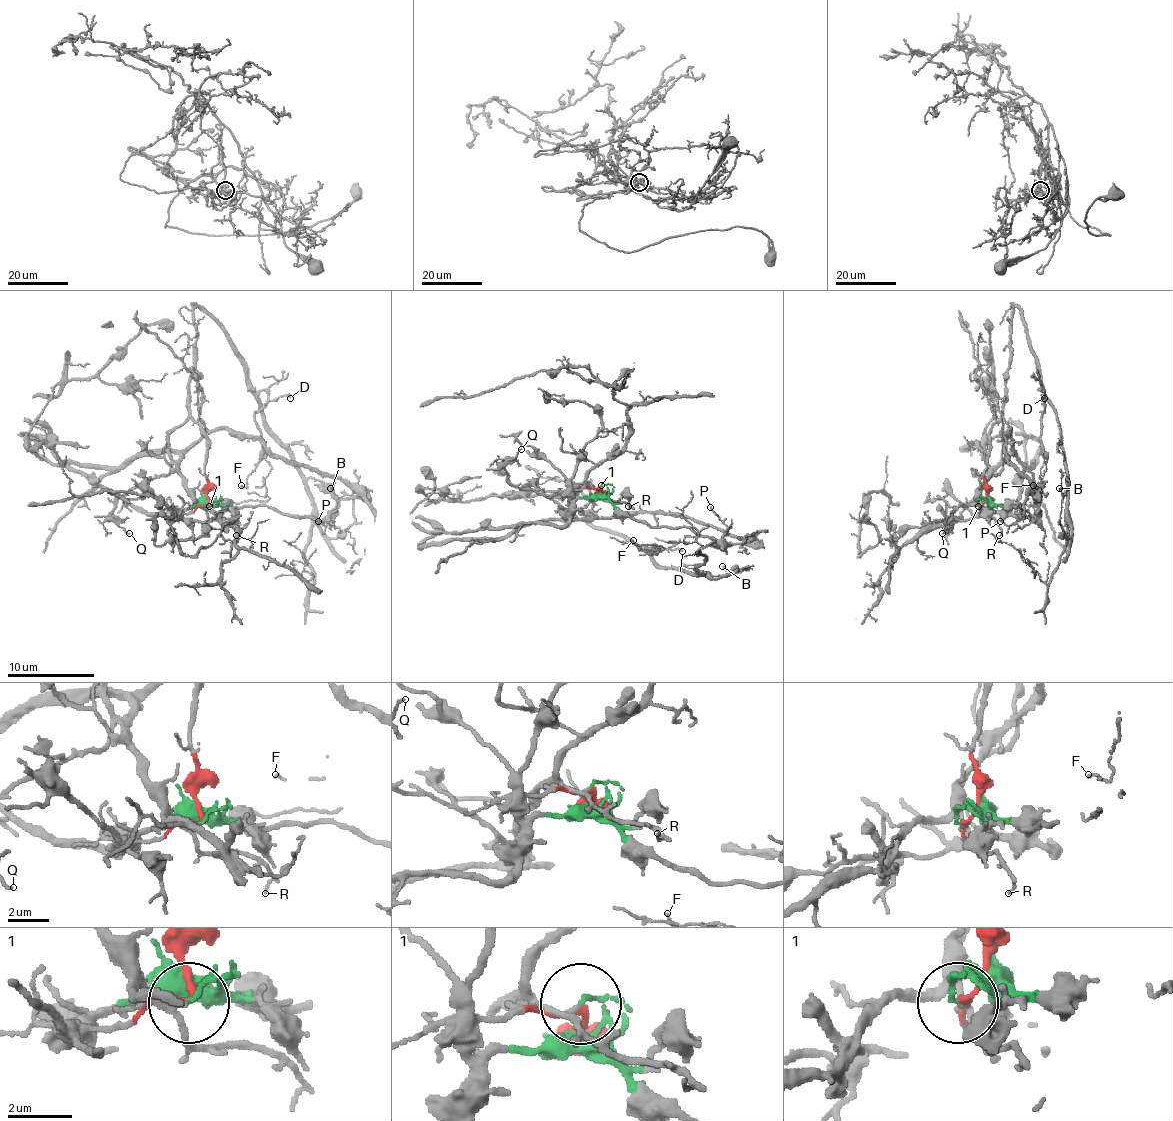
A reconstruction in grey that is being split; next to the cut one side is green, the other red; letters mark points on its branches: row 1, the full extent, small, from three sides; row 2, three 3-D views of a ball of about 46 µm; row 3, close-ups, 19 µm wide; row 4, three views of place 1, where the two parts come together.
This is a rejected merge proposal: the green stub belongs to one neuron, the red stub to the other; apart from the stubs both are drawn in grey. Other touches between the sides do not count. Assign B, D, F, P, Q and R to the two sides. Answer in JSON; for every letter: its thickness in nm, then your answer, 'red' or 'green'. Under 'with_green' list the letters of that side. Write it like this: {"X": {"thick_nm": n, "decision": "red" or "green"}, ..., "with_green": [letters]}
{"B": {"thick_nm": 120, "decision": "red"}, "D": {"thick_nm": 180, "decision": "red"}, "F": {"thick_nm": 120, "decision": "red"}, "P": {"thick_nm": 110, "decision": "green"}, "Q": {"thick_nm": 120, "decision": "red"}, "R": {"thick_nm": 110, "decision": "green"}, "with_green": ["P", "R"]}

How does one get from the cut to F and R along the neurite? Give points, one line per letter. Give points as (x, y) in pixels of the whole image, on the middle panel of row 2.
F: (599, 493), (597, 491), (597, 495), (582, 508), (589, 522), (639, 548), (658, 550), (639, 550), (632, 539)
R: (599, 493), (606, 491), (604, 484), (599, 491), (628, 506)

